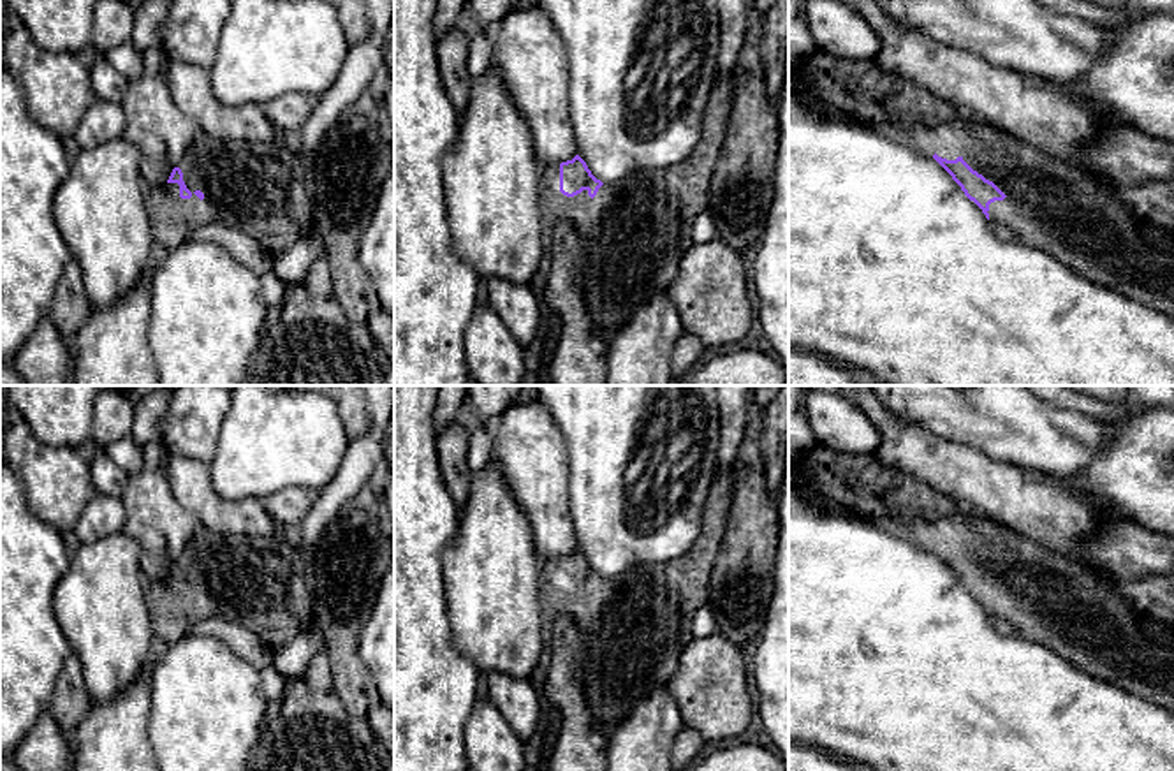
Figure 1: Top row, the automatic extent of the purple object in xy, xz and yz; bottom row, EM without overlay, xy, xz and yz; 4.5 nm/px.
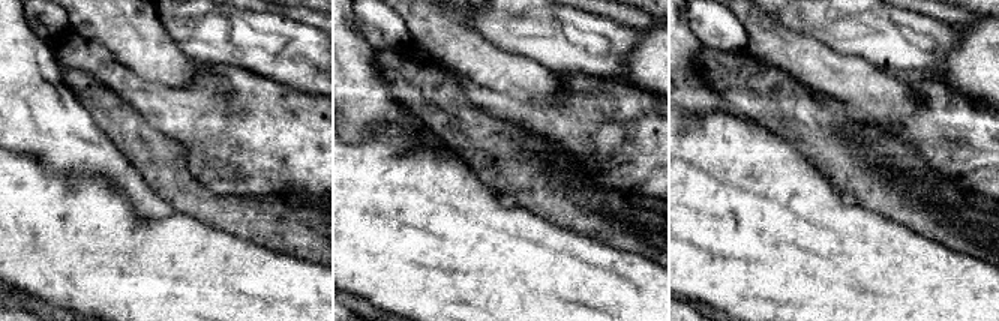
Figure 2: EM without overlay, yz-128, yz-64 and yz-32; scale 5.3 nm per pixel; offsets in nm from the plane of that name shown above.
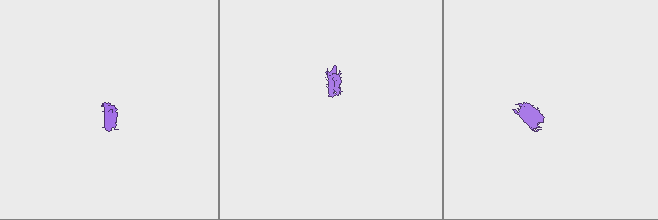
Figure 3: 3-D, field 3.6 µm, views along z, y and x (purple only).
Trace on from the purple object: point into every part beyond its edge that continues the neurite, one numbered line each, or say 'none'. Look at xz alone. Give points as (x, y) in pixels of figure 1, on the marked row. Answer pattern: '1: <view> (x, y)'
1: xz (634, 233)

